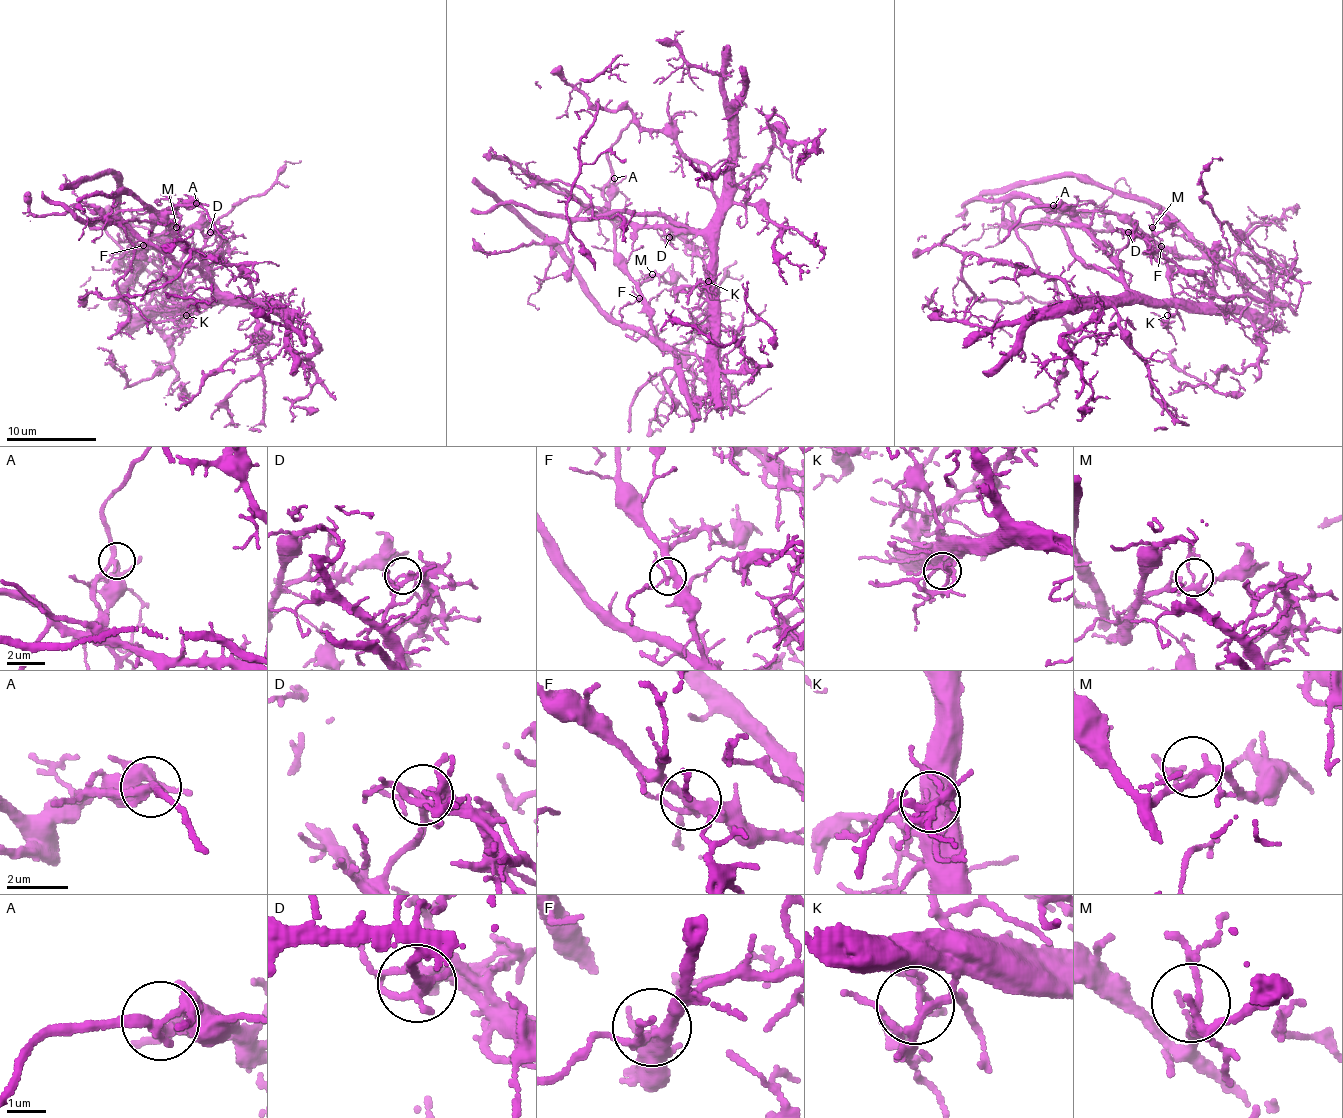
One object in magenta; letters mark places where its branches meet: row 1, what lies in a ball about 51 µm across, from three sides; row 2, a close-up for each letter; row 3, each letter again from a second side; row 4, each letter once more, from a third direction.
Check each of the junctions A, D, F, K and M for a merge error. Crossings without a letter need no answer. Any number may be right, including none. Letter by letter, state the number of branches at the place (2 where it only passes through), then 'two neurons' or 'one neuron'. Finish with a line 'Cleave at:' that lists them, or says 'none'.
A: branches 4; two neurons
D: branches 4; two neurons
F: branches 4; one neuron
K: branches 4; one neuron
M: branches 4; one neuron
Cleave at: A, D

